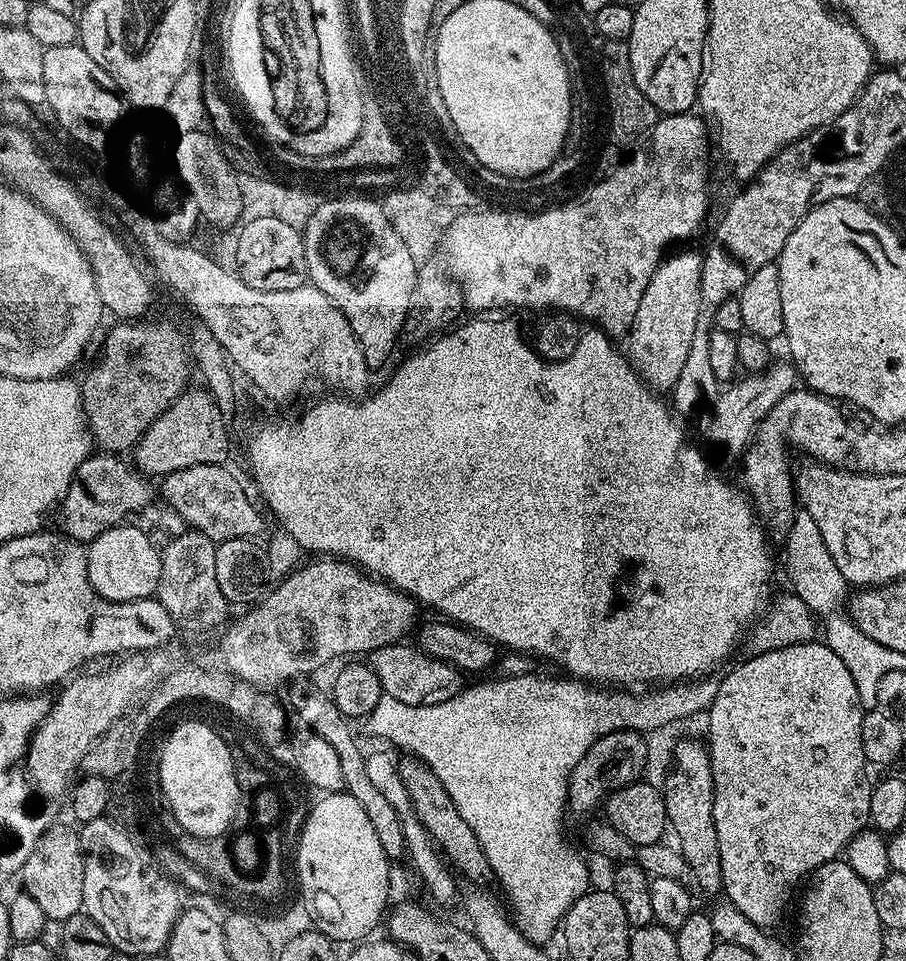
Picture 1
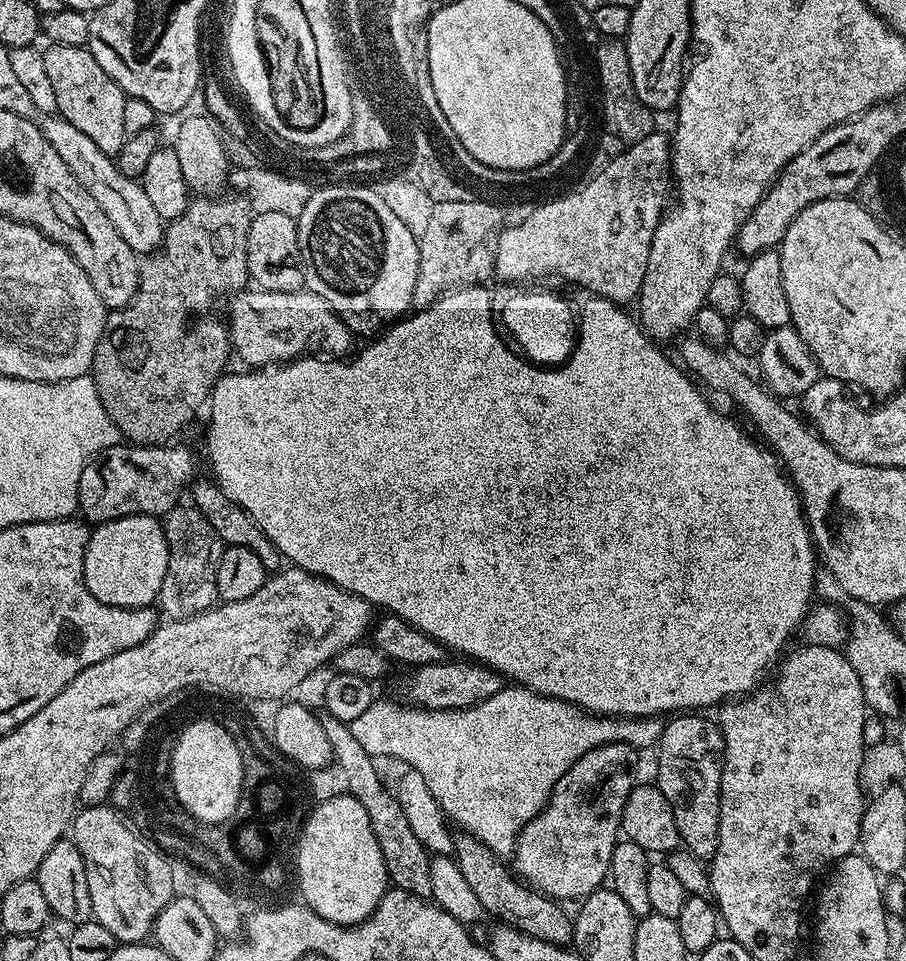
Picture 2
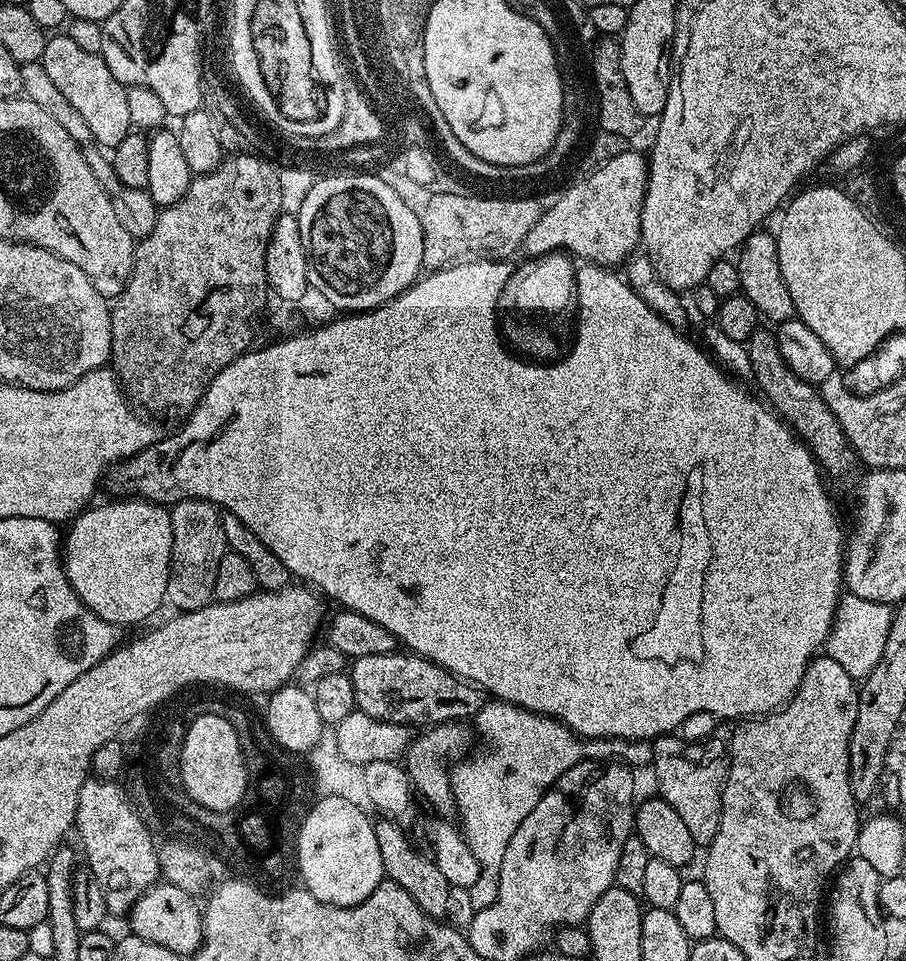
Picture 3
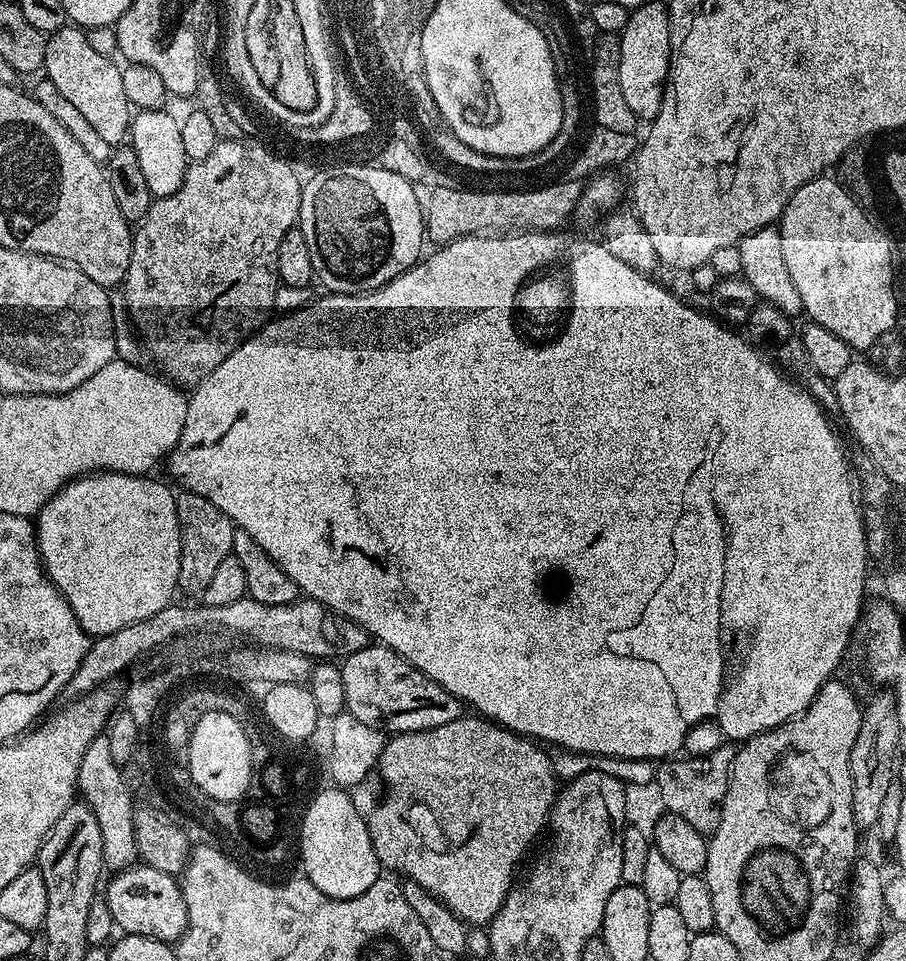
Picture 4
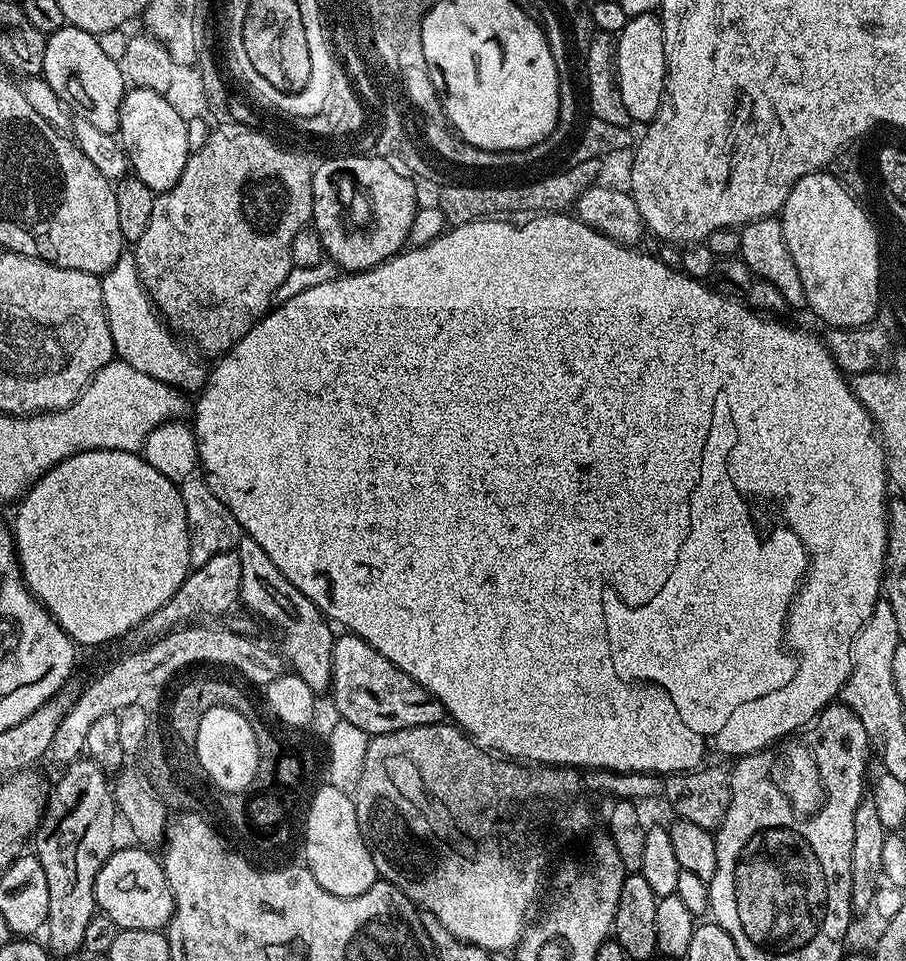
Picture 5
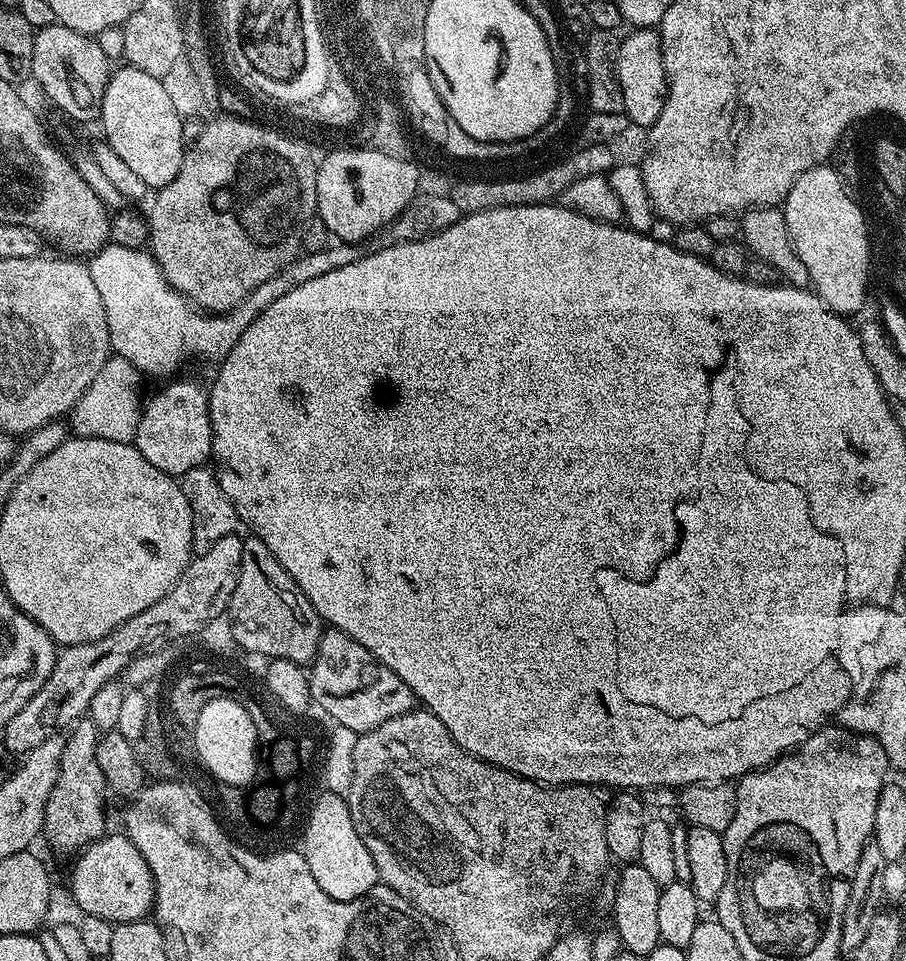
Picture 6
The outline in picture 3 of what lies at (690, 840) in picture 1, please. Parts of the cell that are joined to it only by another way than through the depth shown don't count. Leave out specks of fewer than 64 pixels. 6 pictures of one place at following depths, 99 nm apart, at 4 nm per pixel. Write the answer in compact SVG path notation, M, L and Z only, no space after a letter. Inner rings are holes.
M726 731L716 732L709 740L679 740L679 735L669 734L657 736L654 741L656 758L656 784L660 787L659 799L665 800L674 811L681 816L683 824L690 829L690 835L698 846L711 844L714 834L718 834L718 826L722 822L722 794L724 783L728 777L728 761L730 759L730 736Z

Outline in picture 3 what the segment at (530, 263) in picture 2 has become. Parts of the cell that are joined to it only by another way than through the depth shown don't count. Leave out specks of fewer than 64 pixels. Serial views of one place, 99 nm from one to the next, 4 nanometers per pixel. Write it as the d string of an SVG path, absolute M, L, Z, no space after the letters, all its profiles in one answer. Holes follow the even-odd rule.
M629 150L618 154L618 158L610 158L610 162L580 179L584 180L570 185L549 208L547 205L541 211L538 222L534 222L530 234L524 238L523 251L535 258L567 250L573 257L581 256L581 261L590 264L623 265L642 244L640 223L648 185L645 153Z

